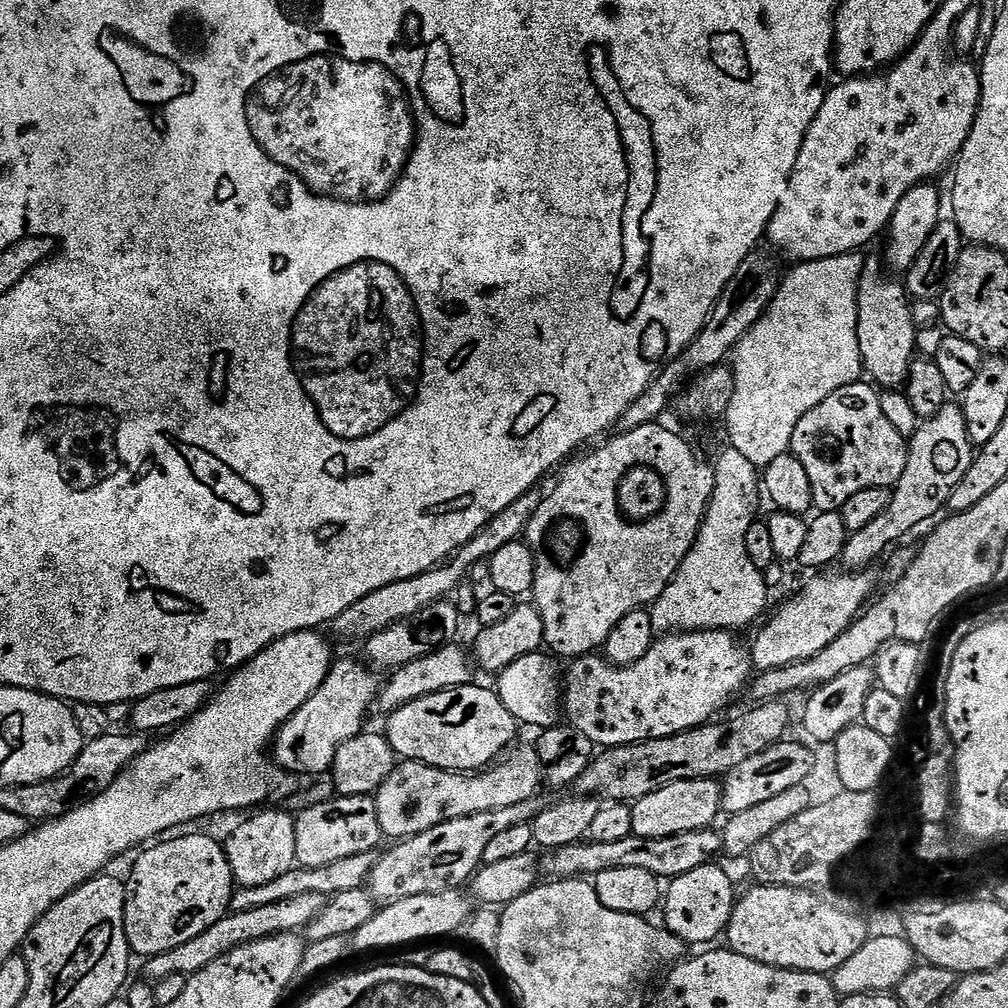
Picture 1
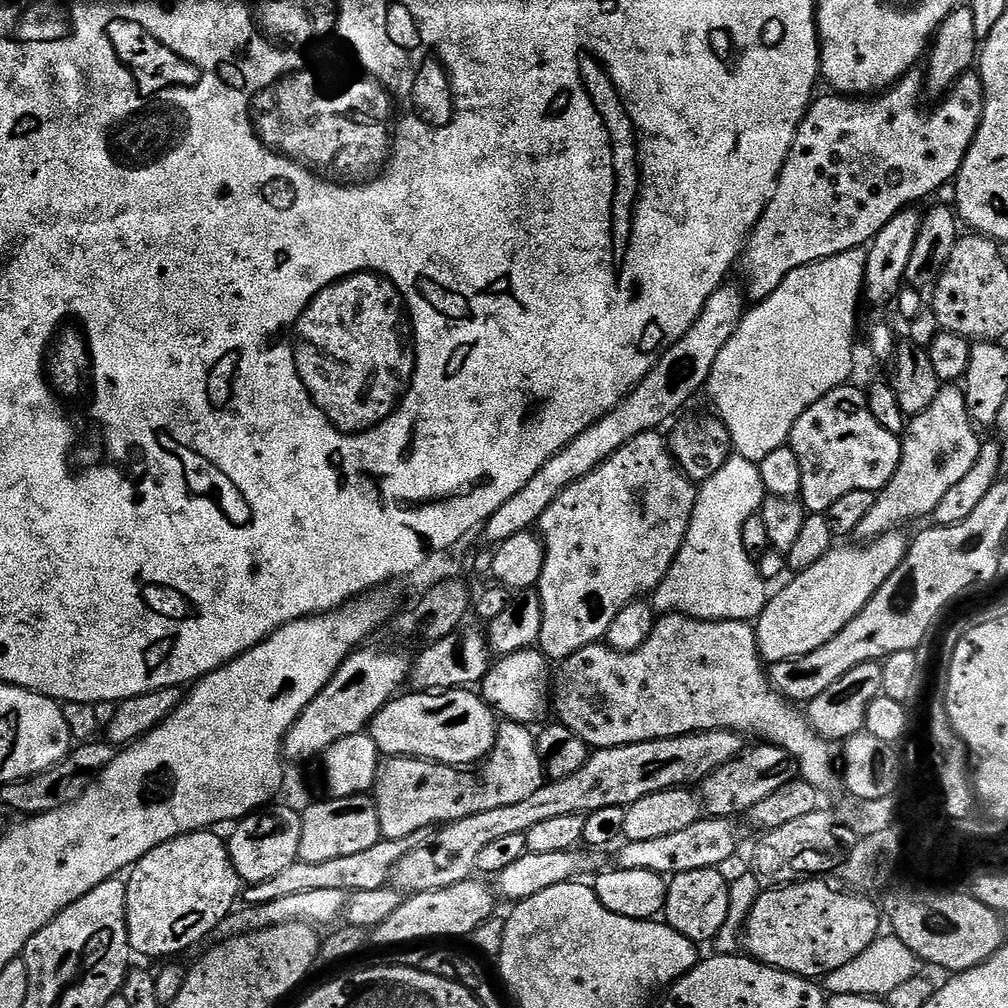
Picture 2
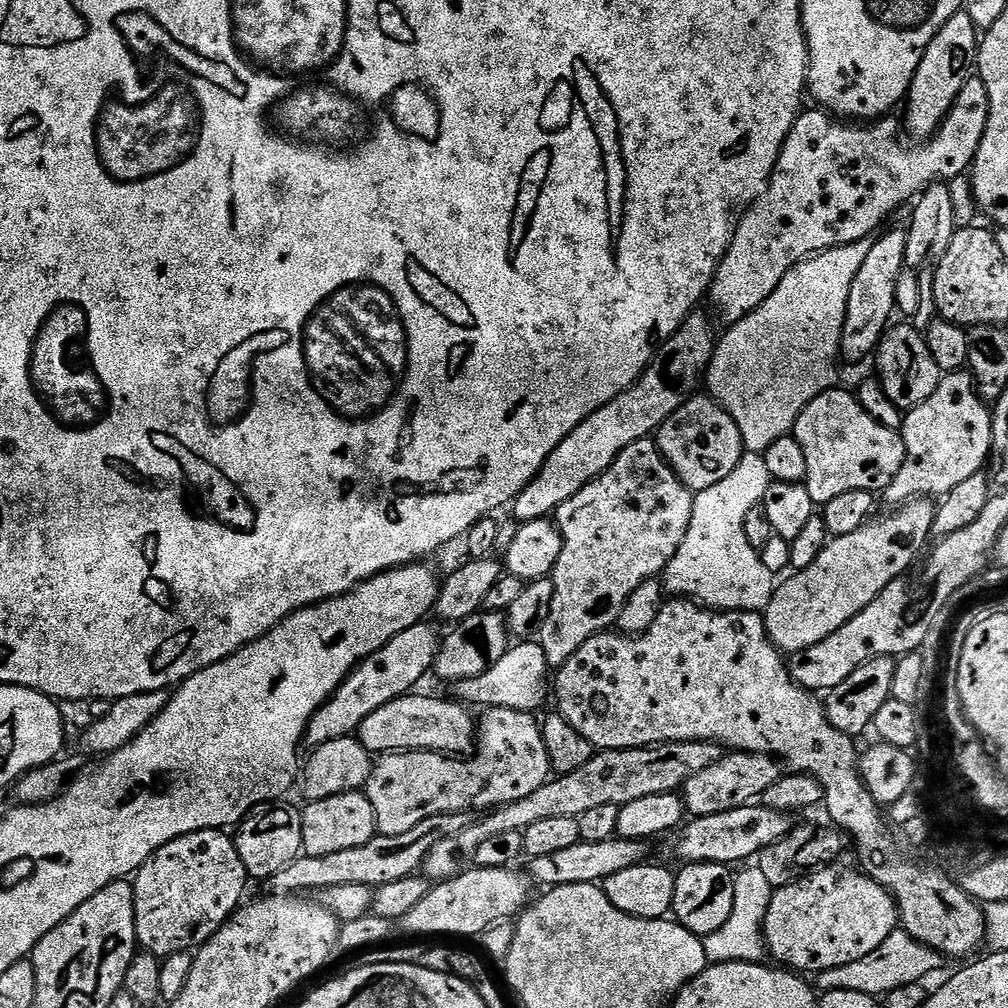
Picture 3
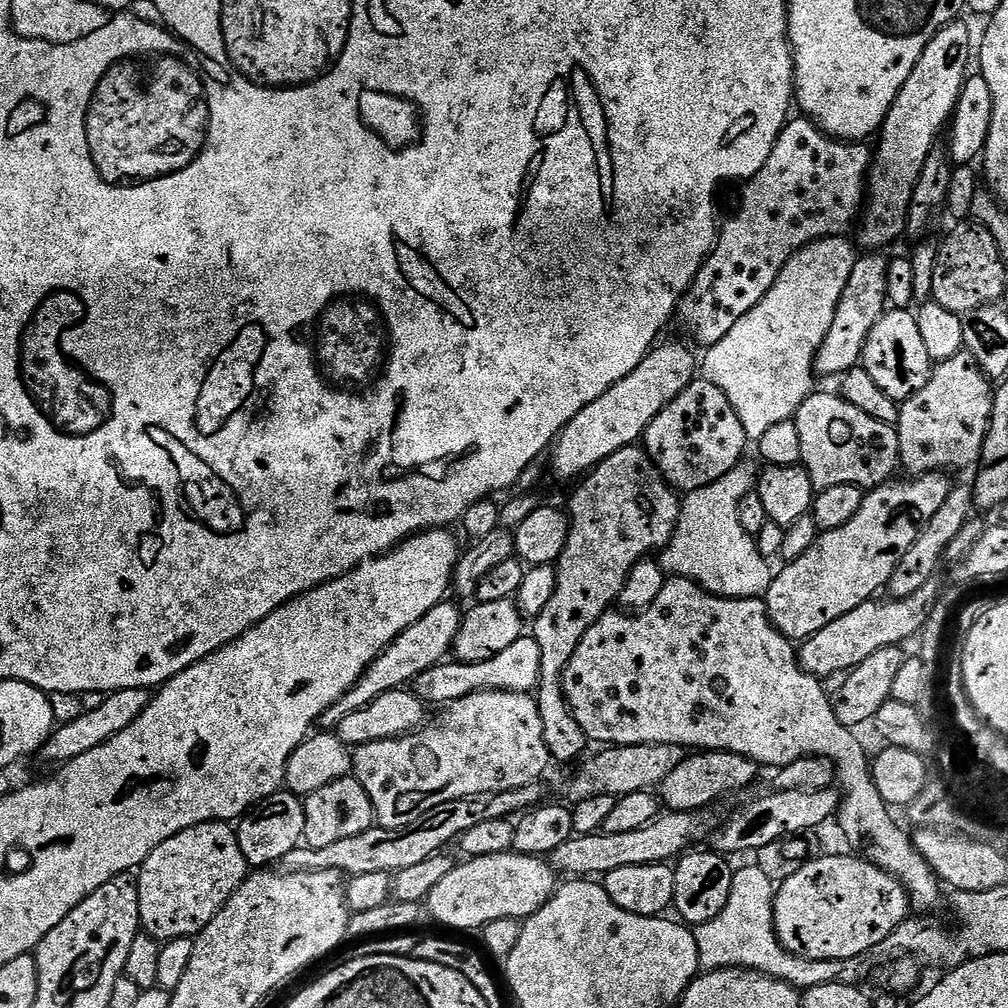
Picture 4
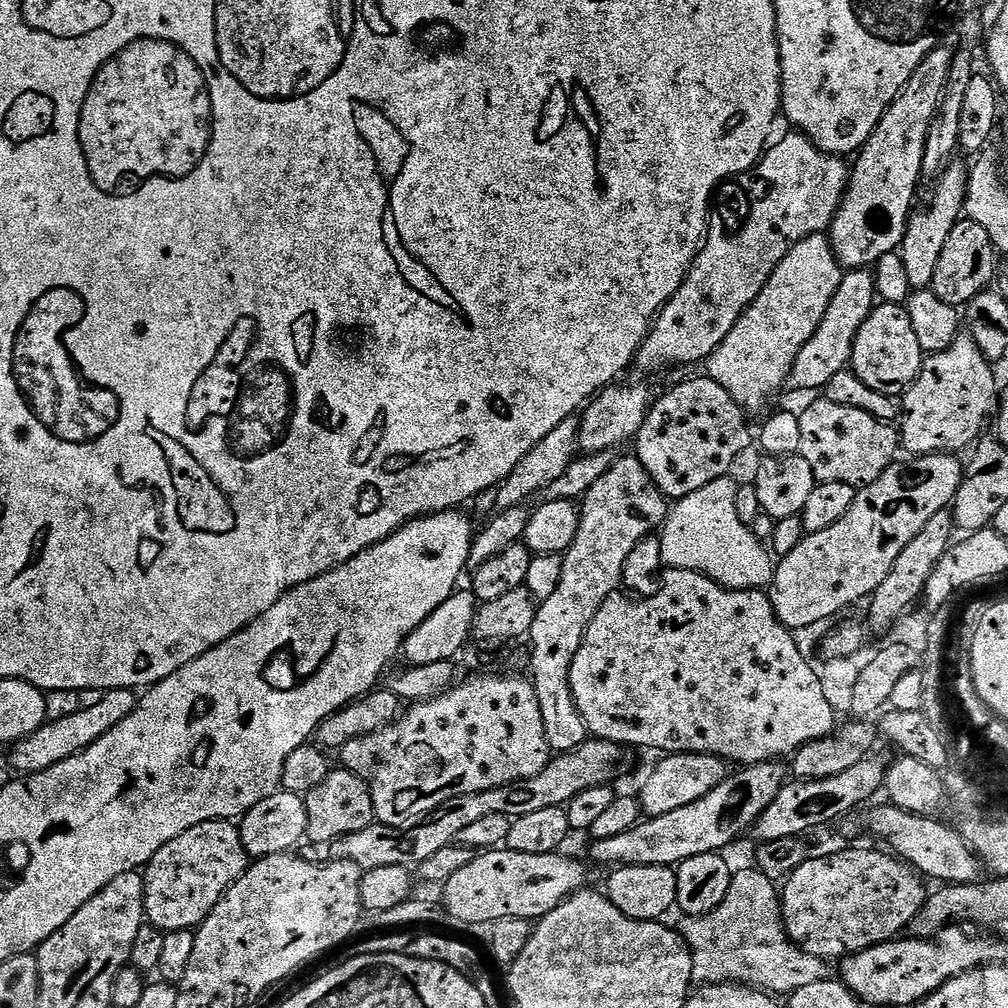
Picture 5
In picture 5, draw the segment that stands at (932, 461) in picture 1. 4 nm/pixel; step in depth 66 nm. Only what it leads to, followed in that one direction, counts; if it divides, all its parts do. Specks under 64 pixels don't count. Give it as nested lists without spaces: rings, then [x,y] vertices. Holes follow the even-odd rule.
[[[961,334],[949,348],[933,352],[925,359],[916,383],[911,384],[902,397],[904,425],[899,425],[898,432],[902,437],[903,451],[912,456],[929,456],[935,452],[960,454],[963,453],[963,448],[971,449],[981,439],[980,431],[987,420],[989,423],[997,404],[998,387],[995,382],[993,361],[985,358],[971,335]]]

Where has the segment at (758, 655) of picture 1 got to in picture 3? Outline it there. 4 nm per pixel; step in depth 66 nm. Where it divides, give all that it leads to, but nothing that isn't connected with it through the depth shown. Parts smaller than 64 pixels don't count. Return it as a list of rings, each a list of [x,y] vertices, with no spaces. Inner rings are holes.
[[[917,498],[909,500],[907,504],[899,505],[895,510],[888,511],[892,512],[869,519],[868,523],[854,530],[854,534],[831,537],[818,554],[818,558],[810,562],[810,566],[793,571],[791,573],[793,576],[781,588],[779,585],[773,591],[772,600],[762,615],[768,637],[781,653],[791,654],[798,650],[806,650],[806,646],[814,646],[814,642],[822,642],[822,638],[830,638],[834,630],[842,630],[842,626],[846,626],[846,622],[850,622],[850,618],[857,616],[863,608],[870,606],[870,602],[874,602],[874,598],[878,598],[878,594],[882,594],[882,590],[886,590],[890,582],[901,579],[905,575],[904,571],[916,559],[917,561],[921,559],[932,536],[936,504],[928,498]]]

